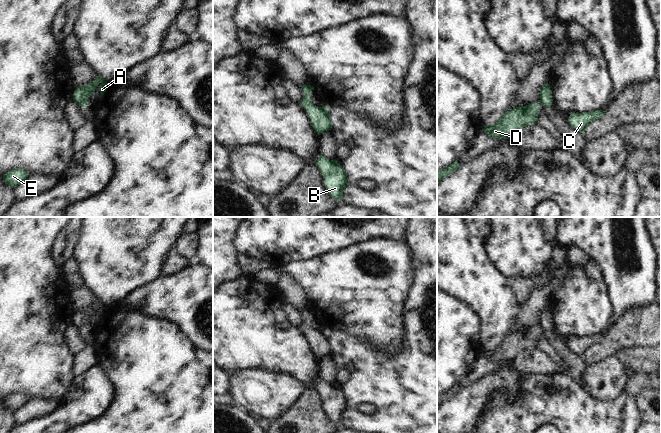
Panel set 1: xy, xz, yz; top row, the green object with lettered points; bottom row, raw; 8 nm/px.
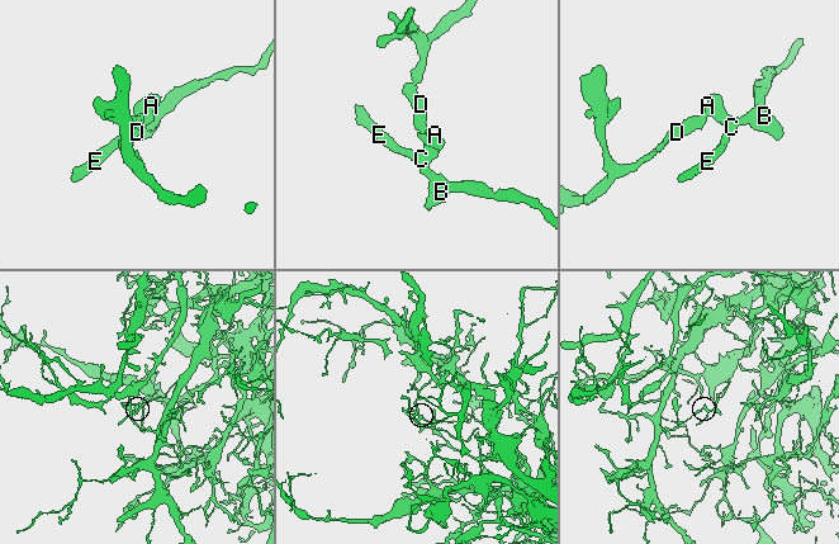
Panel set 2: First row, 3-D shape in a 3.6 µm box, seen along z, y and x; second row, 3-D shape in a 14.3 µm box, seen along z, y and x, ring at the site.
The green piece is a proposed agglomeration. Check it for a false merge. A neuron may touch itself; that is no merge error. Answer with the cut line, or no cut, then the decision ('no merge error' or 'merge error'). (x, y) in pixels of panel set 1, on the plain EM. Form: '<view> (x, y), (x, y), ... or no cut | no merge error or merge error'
xz (304, 321), (309, 324) | merge error

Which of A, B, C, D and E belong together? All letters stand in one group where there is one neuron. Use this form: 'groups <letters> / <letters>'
groups A B C E / D

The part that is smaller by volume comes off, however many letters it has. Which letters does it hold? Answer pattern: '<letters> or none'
A, B, C, E

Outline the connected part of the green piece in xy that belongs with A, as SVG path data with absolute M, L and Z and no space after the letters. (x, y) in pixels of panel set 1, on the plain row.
M99 299L98 302L84 310L76 311L73 317L73 325L77 328L82 329L85 326L88 326L88 322L90 319L94 318L94 314L98 311L99 307L102 307L102 310L99 312L101 317L99 323L104 319L109 308L105 305L104 301Z

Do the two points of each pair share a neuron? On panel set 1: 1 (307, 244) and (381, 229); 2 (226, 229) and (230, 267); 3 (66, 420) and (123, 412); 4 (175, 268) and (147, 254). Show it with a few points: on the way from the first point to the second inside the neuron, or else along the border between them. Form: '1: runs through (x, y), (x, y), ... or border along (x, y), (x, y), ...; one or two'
1: runs through (325, 231), (356, 231), (363, 229); one
2: runs through (226, 238), (226, 258); one
3: border along (117, 396), (113, 404), (100, 417), (88, 422); two
4: border along (174, 250), (171, 252), (162, 274); two

